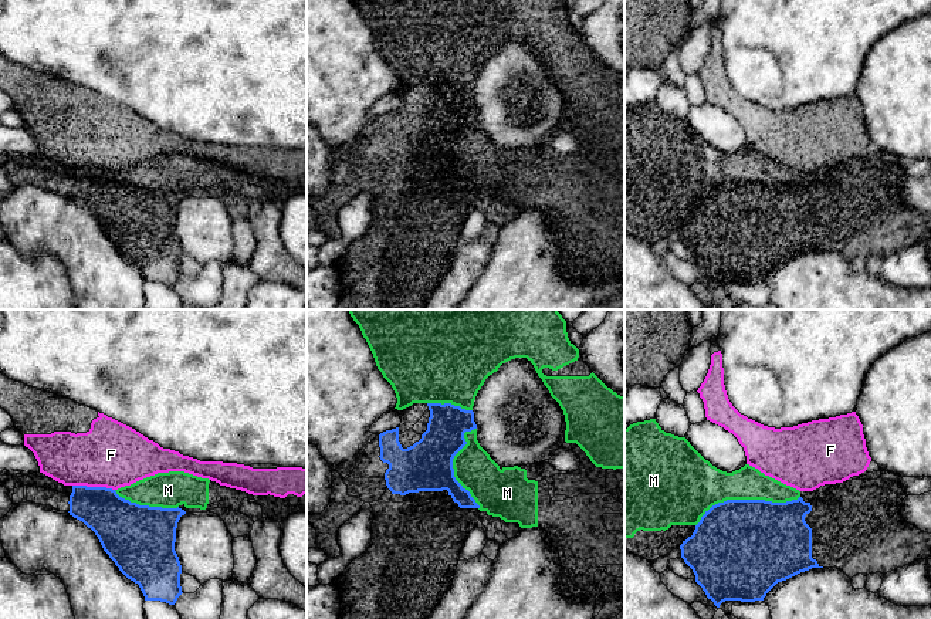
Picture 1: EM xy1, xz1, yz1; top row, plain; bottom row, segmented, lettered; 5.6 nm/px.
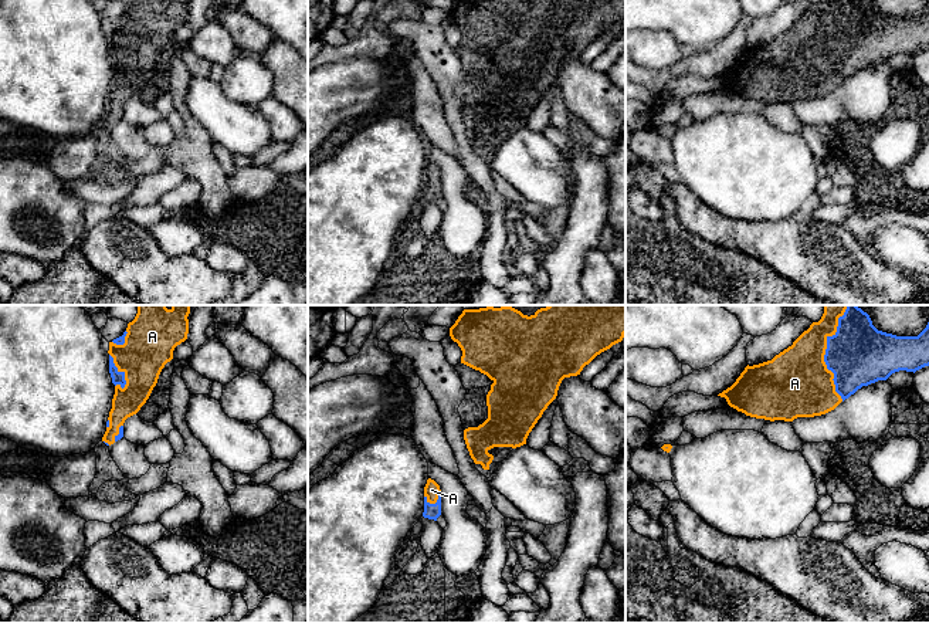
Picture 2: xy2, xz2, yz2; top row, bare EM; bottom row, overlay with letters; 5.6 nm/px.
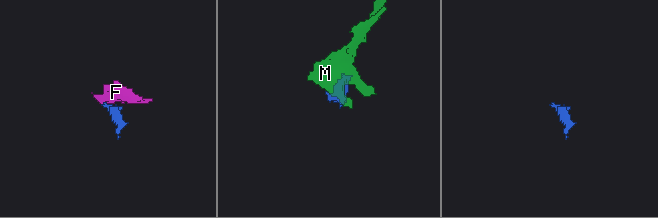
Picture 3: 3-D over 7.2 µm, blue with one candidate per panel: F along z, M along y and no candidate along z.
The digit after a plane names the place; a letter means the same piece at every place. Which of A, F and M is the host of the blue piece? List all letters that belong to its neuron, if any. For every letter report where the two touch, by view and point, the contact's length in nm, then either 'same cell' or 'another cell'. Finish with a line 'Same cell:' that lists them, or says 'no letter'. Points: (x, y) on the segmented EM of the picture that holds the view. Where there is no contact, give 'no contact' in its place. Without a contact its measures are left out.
A: contact yz2 (826, 352); length 550 nm; same cell
F: contact xy1 (94, 487); length 240 nm; another cell
M: contact yz1 (745, 500); length 600 nm; another cell
Same cell: A

